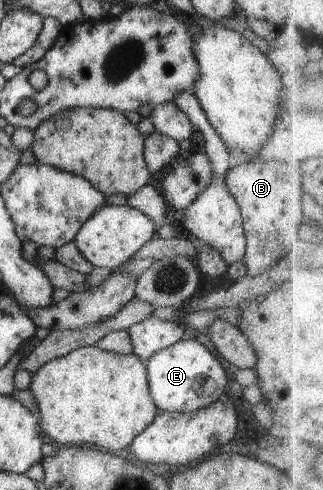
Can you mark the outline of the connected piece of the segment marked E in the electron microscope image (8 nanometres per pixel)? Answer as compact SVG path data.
M194 339L177 341L155 352L144 361L147 366L149 392L155 406L163 412L197 412L225 397L229 378L219 360L203 343Z

